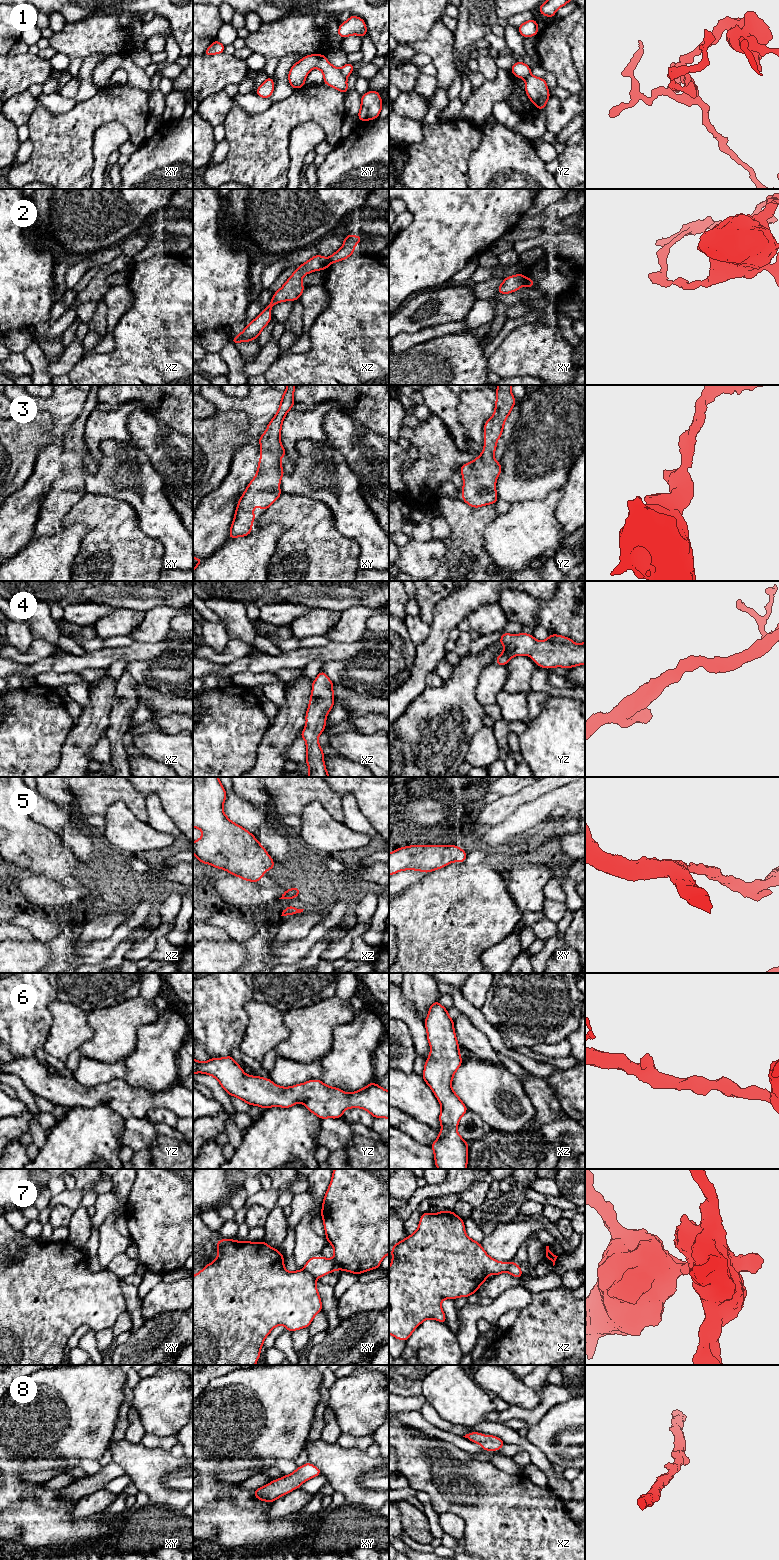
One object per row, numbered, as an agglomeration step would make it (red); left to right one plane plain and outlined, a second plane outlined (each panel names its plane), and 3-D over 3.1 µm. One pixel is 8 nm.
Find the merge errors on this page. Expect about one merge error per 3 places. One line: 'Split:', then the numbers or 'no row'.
Split: 1, 2, 7

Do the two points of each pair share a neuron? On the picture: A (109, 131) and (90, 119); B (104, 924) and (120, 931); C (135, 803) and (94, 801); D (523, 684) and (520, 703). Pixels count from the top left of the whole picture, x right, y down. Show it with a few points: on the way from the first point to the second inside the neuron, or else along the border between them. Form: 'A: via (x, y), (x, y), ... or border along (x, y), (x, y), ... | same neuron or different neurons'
A: border along (124, 125), (102, 123), (91, 147) | different neurons
B: border along (130, 914), (115, 929), (112, 935) | different neurons
C: via (125, 795), (104, 795) | same neuron
D: border along (503, 689), (509, 692), (523, 692), (525, 694) | different neurons

